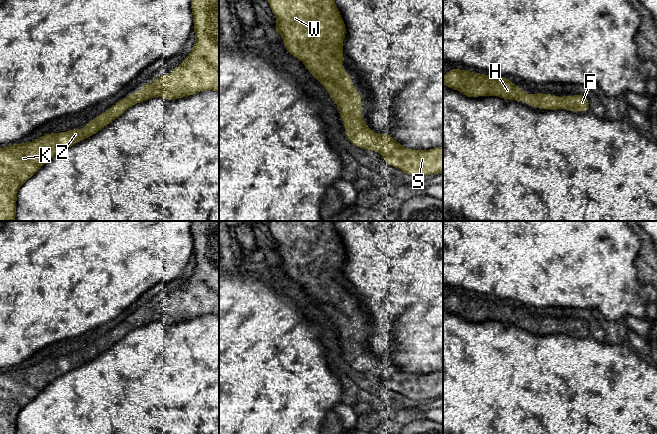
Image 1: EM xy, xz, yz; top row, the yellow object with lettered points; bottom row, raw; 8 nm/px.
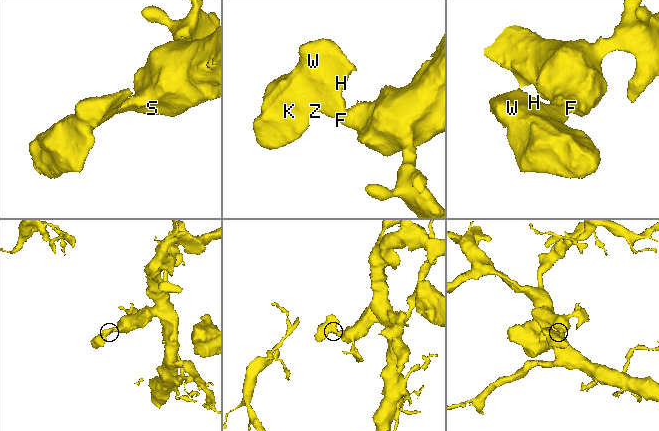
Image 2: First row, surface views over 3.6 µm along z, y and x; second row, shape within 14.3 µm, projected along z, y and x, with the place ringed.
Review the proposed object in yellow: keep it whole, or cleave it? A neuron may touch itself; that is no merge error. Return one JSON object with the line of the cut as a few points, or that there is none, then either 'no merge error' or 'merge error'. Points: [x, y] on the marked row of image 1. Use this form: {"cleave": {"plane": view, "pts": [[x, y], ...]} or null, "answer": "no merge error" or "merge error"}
{"cleave": null, "answer": "no merge error"}

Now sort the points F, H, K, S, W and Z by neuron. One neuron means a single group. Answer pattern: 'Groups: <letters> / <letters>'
Groups: F H K S W Z

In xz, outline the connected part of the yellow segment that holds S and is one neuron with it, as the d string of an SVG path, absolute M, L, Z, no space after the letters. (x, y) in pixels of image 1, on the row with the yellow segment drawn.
M267 0L277 24L273 31L281 34L285 50L300 59L308 69L309 73L317 79L328 91L330 98L338 106L342 122L346 130L346 138L355 146L374 150L383 156L384 161L400 171L415 177L443 173L443 146L431 150L413 150L403 147L387 133L377 134L365 123L361 110L361 96L354 88L349 72L343 68L344 56L342 44L346 35L346 27L341 14L335 5L335 0Z

